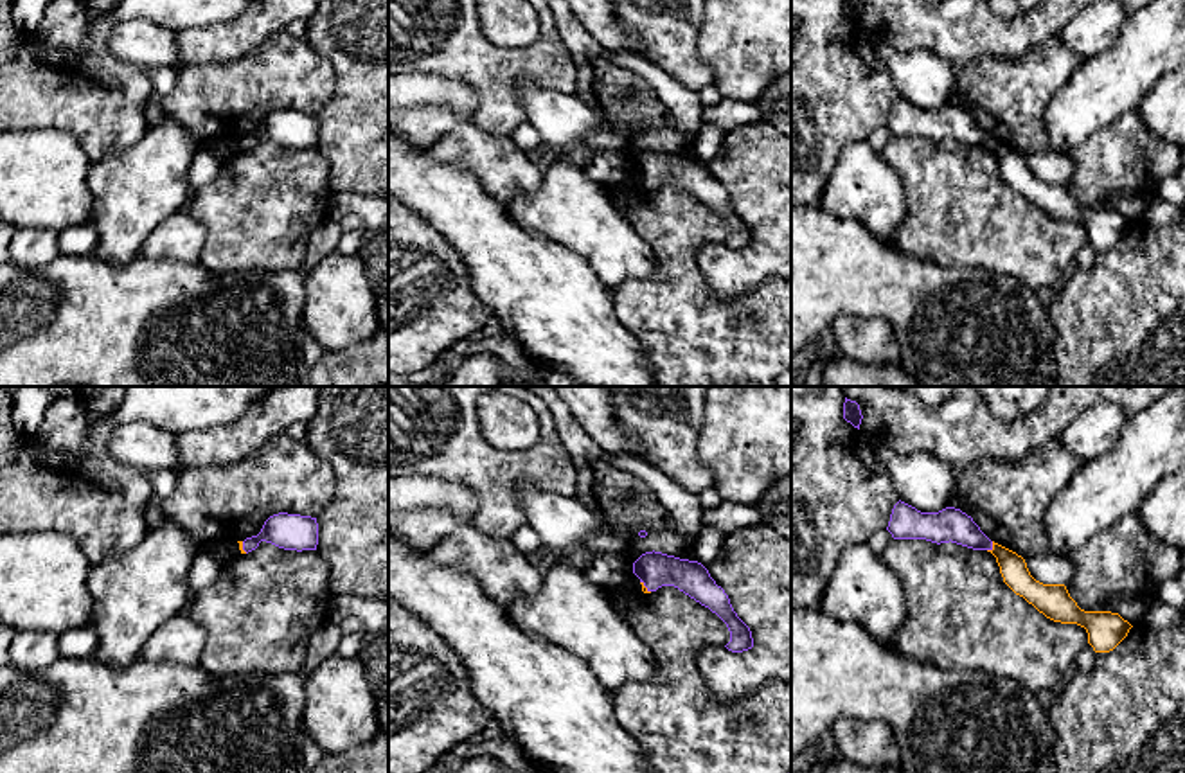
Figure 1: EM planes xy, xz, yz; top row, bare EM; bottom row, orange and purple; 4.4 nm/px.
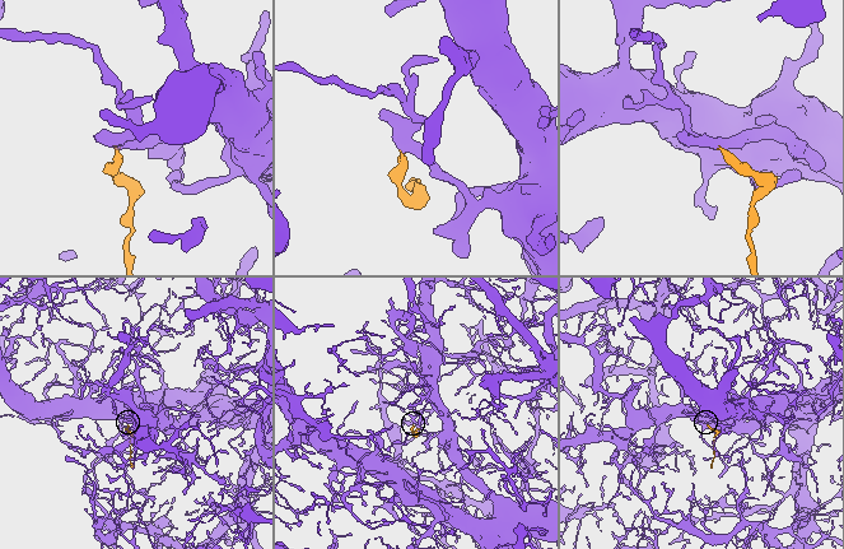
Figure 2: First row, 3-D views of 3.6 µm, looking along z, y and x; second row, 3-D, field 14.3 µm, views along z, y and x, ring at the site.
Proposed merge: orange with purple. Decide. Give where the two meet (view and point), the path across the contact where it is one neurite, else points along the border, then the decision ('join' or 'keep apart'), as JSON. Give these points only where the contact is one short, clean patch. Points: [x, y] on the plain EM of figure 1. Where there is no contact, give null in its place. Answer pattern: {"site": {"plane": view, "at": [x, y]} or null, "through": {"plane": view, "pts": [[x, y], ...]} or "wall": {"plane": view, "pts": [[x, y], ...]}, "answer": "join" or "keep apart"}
{"site": {"plane": "yz", "at": [993, 144]}, "through": {"plane": "yz", "pts": [[1013, 164], [993, 144], [950, 121]]}, "answer": "join"}

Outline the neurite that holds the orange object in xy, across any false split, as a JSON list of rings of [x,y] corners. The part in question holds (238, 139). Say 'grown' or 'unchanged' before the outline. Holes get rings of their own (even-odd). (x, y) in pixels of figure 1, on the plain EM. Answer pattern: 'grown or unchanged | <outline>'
grown | [[[279,110],[270,113],[257,133],[246,135],[239,140],[241,151],[248,151],[259,144],[261,138],[272,140],[284,147],[316,147],[318,120],[316,115]]]

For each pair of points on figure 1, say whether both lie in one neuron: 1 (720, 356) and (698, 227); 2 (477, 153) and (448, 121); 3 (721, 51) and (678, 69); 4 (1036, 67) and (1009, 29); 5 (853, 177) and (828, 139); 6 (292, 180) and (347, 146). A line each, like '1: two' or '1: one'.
1: one
2: two
3: two
4: two
5: two
6: two

